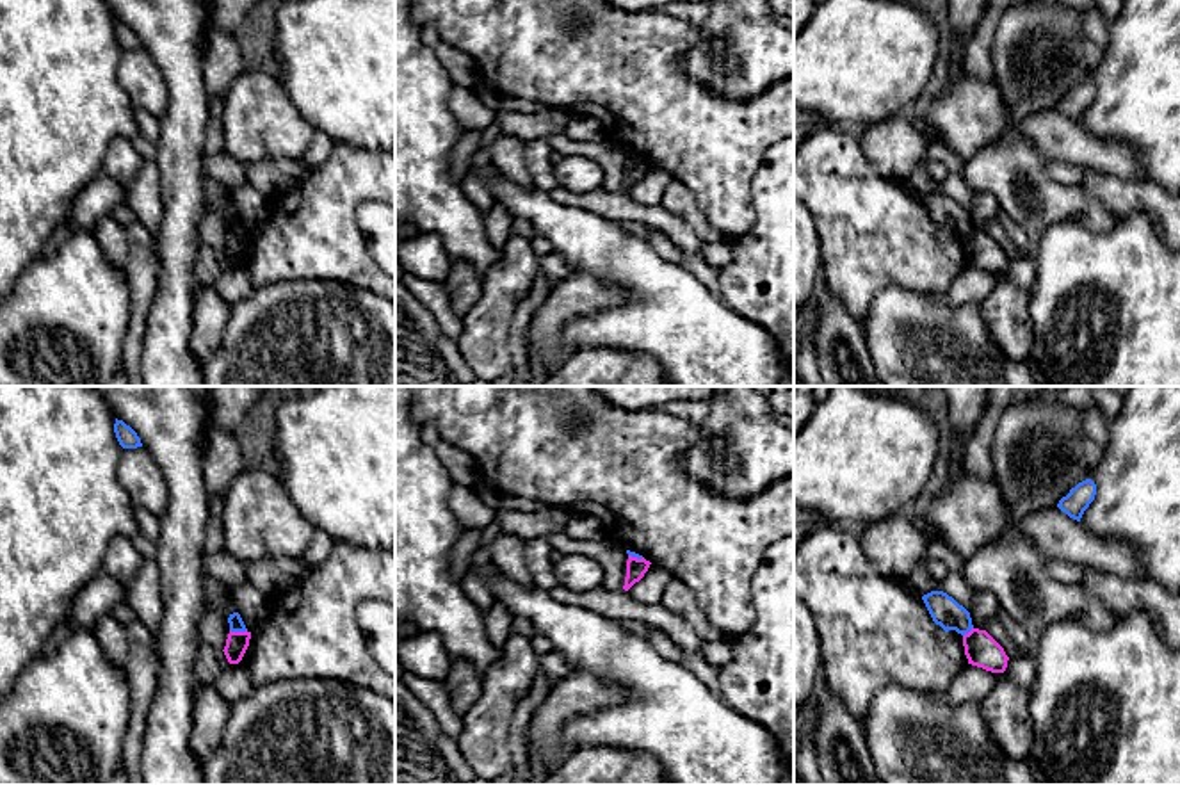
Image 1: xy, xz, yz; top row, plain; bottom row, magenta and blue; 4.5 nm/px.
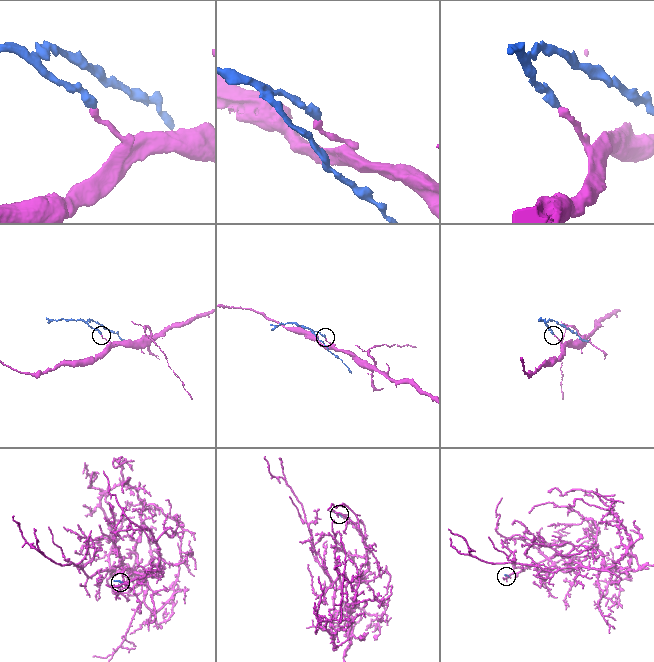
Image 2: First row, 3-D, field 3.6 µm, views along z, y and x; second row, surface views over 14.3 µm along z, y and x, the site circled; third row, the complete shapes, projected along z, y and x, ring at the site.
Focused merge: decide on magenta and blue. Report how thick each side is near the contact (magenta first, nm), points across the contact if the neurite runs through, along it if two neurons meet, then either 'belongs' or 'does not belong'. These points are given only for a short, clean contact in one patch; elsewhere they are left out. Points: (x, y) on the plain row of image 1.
100 nm thick on the magenta side, 70 nm on the other; border along xy (230, 230), (246, 232); does not belong

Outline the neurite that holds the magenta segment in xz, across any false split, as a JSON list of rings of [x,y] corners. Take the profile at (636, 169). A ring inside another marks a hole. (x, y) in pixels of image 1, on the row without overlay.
[[[628,157],[623,190],[628,192],[635,183],[639,183],[648,173],[650,166],[651,164],[646,162],[644,158],[637,160],[637,158]]]

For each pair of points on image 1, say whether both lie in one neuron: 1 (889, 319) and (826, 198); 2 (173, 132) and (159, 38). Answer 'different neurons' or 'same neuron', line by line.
1: different neurons
2: same neuron

